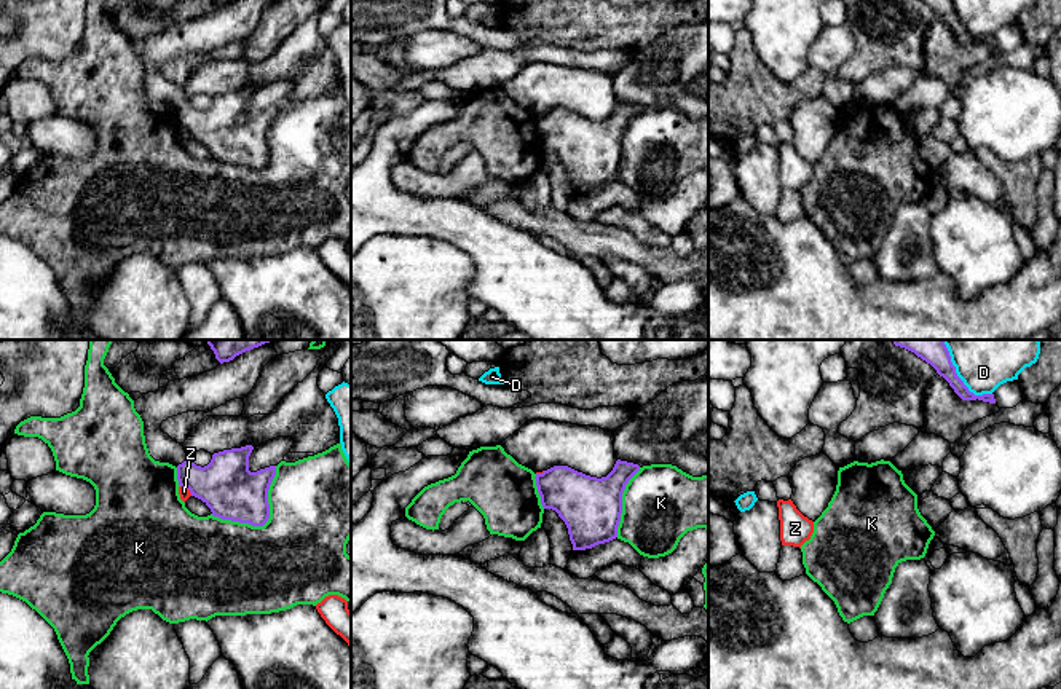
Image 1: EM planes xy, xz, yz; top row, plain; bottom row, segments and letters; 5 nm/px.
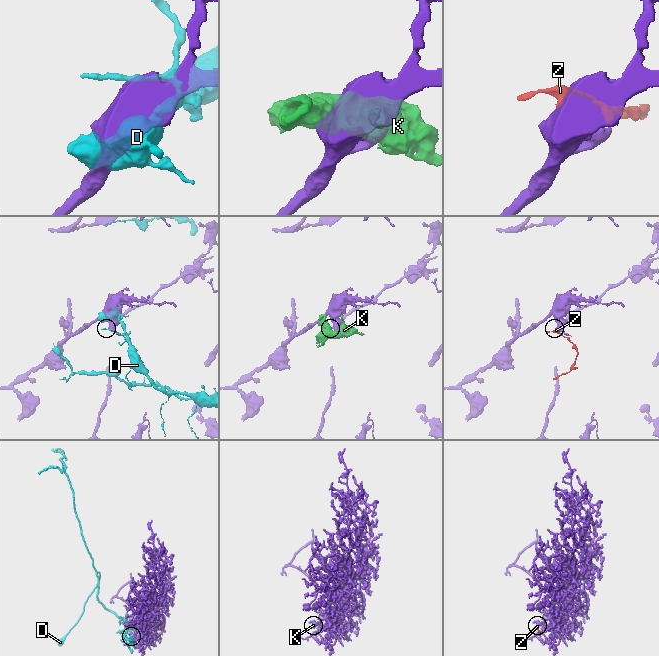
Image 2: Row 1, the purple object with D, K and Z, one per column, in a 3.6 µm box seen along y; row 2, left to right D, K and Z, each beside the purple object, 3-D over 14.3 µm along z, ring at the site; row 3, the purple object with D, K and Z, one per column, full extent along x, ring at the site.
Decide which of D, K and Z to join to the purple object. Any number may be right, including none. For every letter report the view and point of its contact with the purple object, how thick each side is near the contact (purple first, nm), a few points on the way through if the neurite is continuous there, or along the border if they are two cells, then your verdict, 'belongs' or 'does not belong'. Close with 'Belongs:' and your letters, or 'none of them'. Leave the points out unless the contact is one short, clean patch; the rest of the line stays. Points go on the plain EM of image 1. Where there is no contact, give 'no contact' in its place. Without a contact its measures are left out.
D: meets purple in yz at (964, 27); 90 nm thick on the purple side, 190 nm on the other; does not belong
K: meets purple in xy at (265, 165); 280 nm thick on the purple side, 480 nm on the other; does not belong
Z: meets purple in xy at (187, 129); 280 nm thick on the purple side, 50 nm on the other; border along xy (181, 128), (192, 137); does not belong
Belongs: none of them

